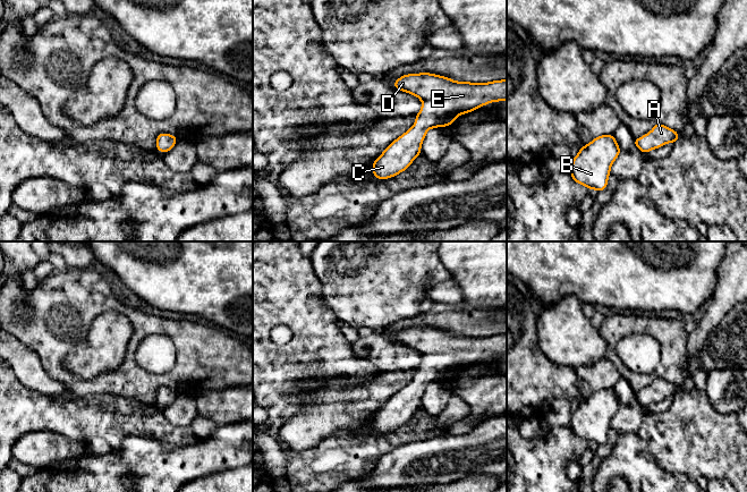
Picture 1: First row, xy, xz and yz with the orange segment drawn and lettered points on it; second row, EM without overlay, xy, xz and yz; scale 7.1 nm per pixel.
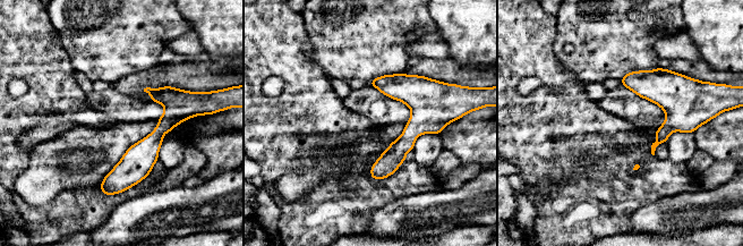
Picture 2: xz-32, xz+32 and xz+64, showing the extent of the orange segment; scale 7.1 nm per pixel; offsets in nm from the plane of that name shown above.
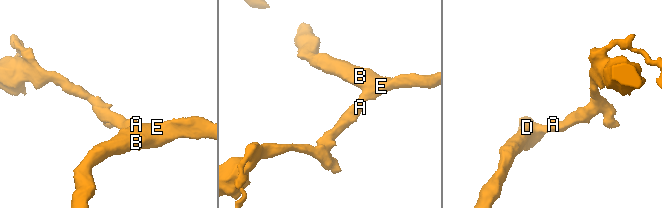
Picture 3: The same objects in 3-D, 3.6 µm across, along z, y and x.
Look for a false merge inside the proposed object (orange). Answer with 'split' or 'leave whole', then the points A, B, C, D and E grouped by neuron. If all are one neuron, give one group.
leave whole | A B C D E

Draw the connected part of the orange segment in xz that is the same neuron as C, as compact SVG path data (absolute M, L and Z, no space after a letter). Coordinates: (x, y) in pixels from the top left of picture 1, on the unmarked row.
M421 326L399 331L393 341L417 350L423 359L413 381L394 393L373 416L373 430L381 434L404 426L411 418L421 408L428 383L448 381L460 368L507 354L507 333L469 337Z

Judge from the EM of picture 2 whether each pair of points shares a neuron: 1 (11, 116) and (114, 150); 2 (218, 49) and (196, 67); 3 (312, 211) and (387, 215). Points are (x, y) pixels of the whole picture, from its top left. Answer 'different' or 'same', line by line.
1: different
2: different
3: different

